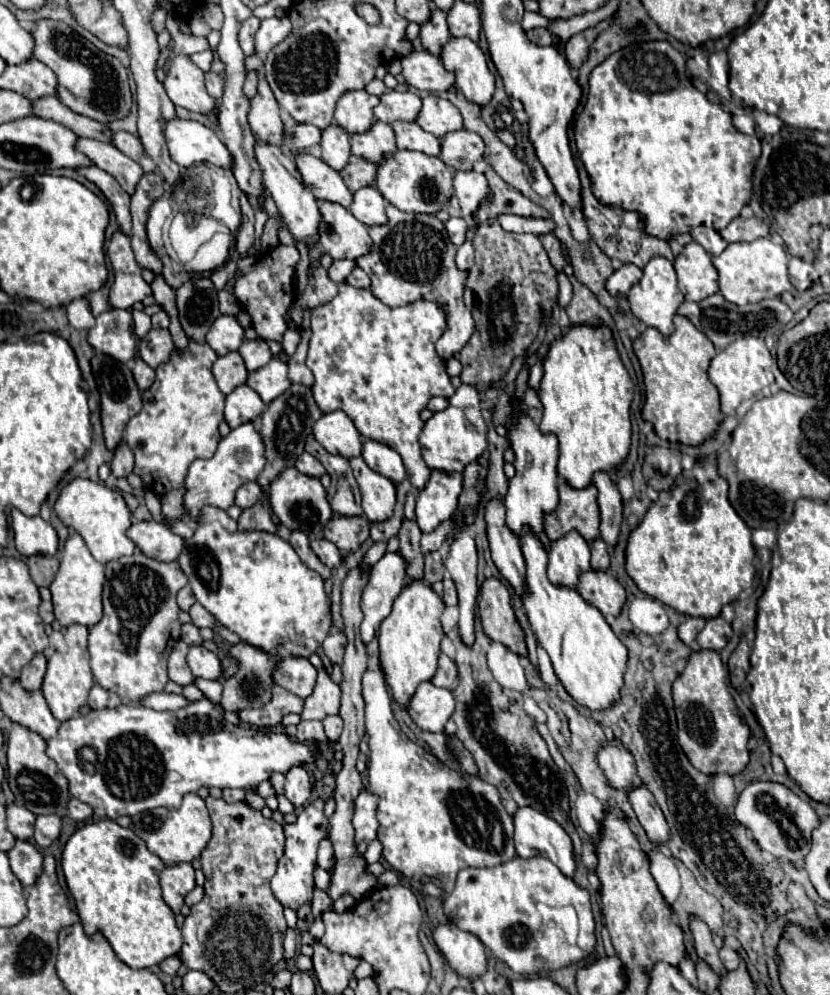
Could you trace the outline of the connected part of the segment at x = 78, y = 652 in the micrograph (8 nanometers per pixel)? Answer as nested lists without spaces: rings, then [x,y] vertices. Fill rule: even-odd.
[[[71,624],[65,630],[65,650],[55,652],[47,662],[47,674],[43,680],[43,694],[45,700],[53,712],[53,716],[63,722],[73,718],[81,710],[81,706],[87,702],[87,694],[93,686],[93,674],[89,666],[89,652],[87,652],[87,628],[81,624]]]

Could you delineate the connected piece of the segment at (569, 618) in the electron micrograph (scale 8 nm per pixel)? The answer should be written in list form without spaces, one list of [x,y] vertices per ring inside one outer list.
[[[527,528],[521,536],[521,550],[527,564],[527,592],[523,598],[523,608],[539,646],[549,654],[559,682],[577,704],[589,708],[591,712],[609,710],[621,698],[623,674],[627,668],[627,648],[605,622],[603,614],[587,604],[577,590],[553,586],[549,582],[545,570],[547,552]]]

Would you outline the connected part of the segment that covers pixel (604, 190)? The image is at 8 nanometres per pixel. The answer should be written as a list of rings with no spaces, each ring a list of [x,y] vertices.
[[[667,40],[633,42],[633,44],[625,46],[625,48],[621,48],[619,52],[611,54],[609,58],[605,58],[599,66],[595,66],[591,70],[591,74],[589,74],[587,102],[583,106],[583,112],[577,114],[577,118],[573,122],[573,132],[575,132],[579,158],[585,164],[585,170],[587,170],[587,174],[591,178],[591,188],[593,188],[595,198],[599,198],[599,202],[603,202],[605,206],[621,206],[623,210],[639,212],[643,216],[643,220],[645,220],[645,232],[651,234],[651,236],[657,236],[661,240],[669,240],[673,234],[689,232],[693,226],[699,226],[699,224],[707,224],[707,226],[713,226],[715,230],[723,230],[733,218],[739,216],[741,208],[751,198],[751,176],[753,176],[755,162],[757,162],[757,158],[761,154],[761,141],[757,136],[741,134],[733,126],[731,114],[725,112],[719,104],[713,104],[703,92],[699,92],[693,86],[693,80],[687,74],[685,58]]]

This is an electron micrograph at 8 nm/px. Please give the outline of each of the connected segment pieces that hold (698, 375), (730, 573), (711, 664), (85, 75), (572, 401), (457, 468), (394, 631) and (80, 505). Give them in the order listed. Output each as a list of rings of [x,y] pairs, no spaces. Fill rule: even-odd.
[[[675,316],[675,332],[671,336],[663,336],[657,328],[647,328],[633,342],[633,350],[645,380],[643,418],[655,426],[657,436],[691,446],[713,436],[723,414],[719,408],[719,392],[707,376],[709,362],[717,352],[711,340],[687,318]]]
[[[701,456],[691,470],[683,470],[671,490],[659,492],[659,498],[645,512],[643,522],[631,532],[627,544],[627,574],[635,580],[641,592],[687,616],[715,618],[725,604],[735,602],[743,590],[751,588],[755,580],[751,530],[731,506],[727,488],[727,480],[717,472],[717,458]]]
[[[715,650],[693,652],[685,670],[673,682],[673,700],[679,726],[679,744],[689,762],[705,774],[739,774],[749,762],[749,726],[739,716],[733,696],[727,690],[727,668]]]
[[[39,20],[33,38],[35,38],[33,56],[57,74],[59,78],[57,98],[63,104],[67,104],[73,112],[103,124],[121,120],[131,112],[133,96],[129,88],[127,70],[117,58],[101,52],[89,40],[73,32],[67,24],[55,20]]]
[[[571,326],[561,340],[551,344],[543,368],[543,420],[539,430],[543,434],[555,434],[559,440],[559,476],[571,488],[587,488],[593,484],[595,472],[615,472],[629,454],[629,408],[635,386],[615,350],[607,326]]]
[[[461,384],[449,398],[449,408],[435,412],[433,418],[425,422],[419,442],[423,448],[423,460],[431,470],[463,472],[469,462],[477,460],[487,450],[487,426],[481,416],[477,388]]]
[[[415,580],[401,590],[393,602],[391,614],[381,624],[377,636],[381,650],[381,670],[393,700],[403,708],[407,708],[407,702],[411,700],[411,694],[415,694],[417,686],[425,680],[431,680],[437,672],[437,658],[441,654],[439,644],[445,636],[439,622],[443,608],[445,604],[441,596],[437,596],[423,580]]]
[[[75,478],[61,490],[55,502],[55,514],[69,530],[81,534],[93,558],[101,564],[107,564],[121,556],[131,556],[135,550],[135,544],[125,534],[131,526],[131,512],[117,490],[111,490],[89,478]]]

